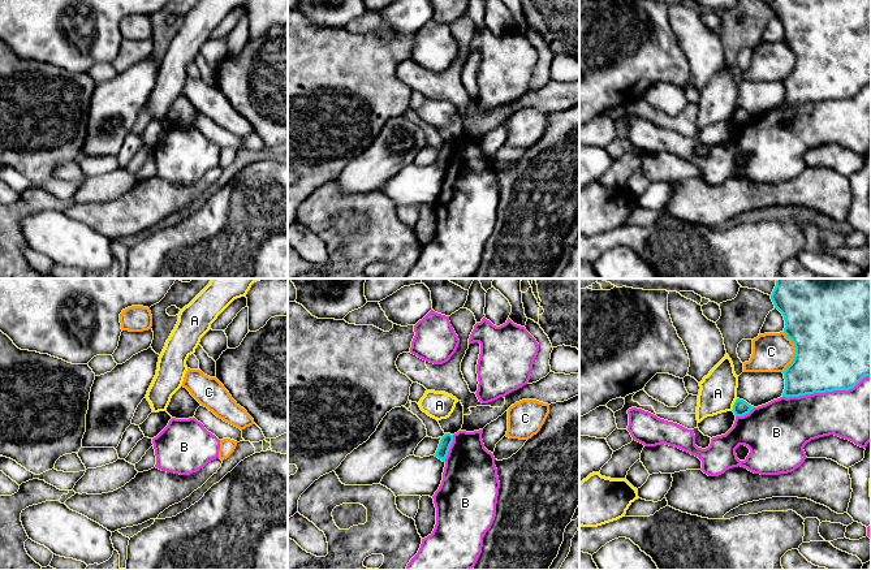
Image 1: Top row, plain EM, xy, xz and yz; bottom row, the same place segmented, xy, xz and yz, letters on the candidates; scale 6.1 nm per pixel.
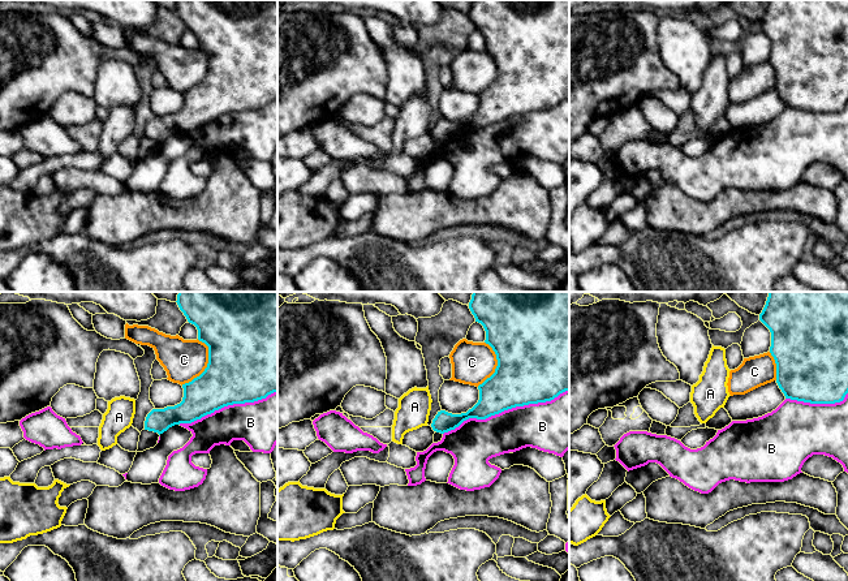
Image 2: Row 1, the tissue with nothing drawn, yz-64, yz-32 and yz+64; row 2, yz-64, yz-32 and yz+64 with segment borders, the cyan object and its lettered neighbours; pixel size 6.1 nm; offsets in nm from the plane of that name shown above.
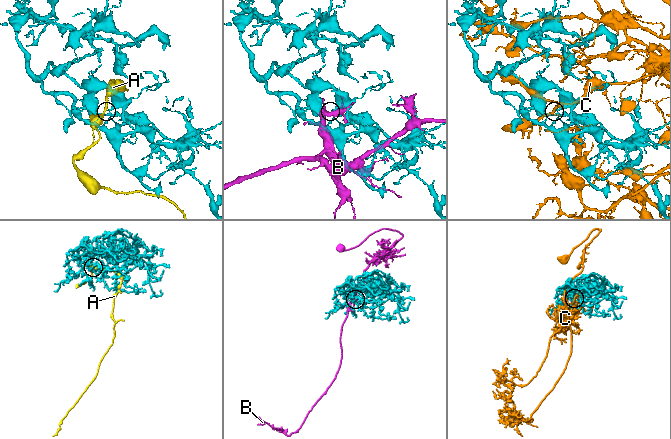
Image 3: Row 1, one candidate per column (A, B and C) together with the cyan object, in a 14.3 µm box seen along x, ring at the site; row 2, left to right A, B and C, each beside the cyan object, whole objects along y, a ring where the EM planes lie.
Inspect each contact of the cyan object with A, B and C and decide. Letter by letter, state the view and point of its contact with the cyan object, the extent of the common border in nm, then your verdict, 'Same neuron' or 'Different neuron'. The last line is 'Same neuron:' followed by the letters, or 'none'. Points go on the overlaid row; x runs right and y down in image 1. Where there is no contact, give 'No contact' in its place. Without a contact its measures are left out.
A: Touches cyan at yz (733, 405). Shared border 90 nm. Different neuron
B: Touches cyan at yz (826, 391). Shared border 550 nm. Different neuron
C: Touches cyan at yz (796, 353). Shared border 260 nm. Different neuron
Same neuron: none

